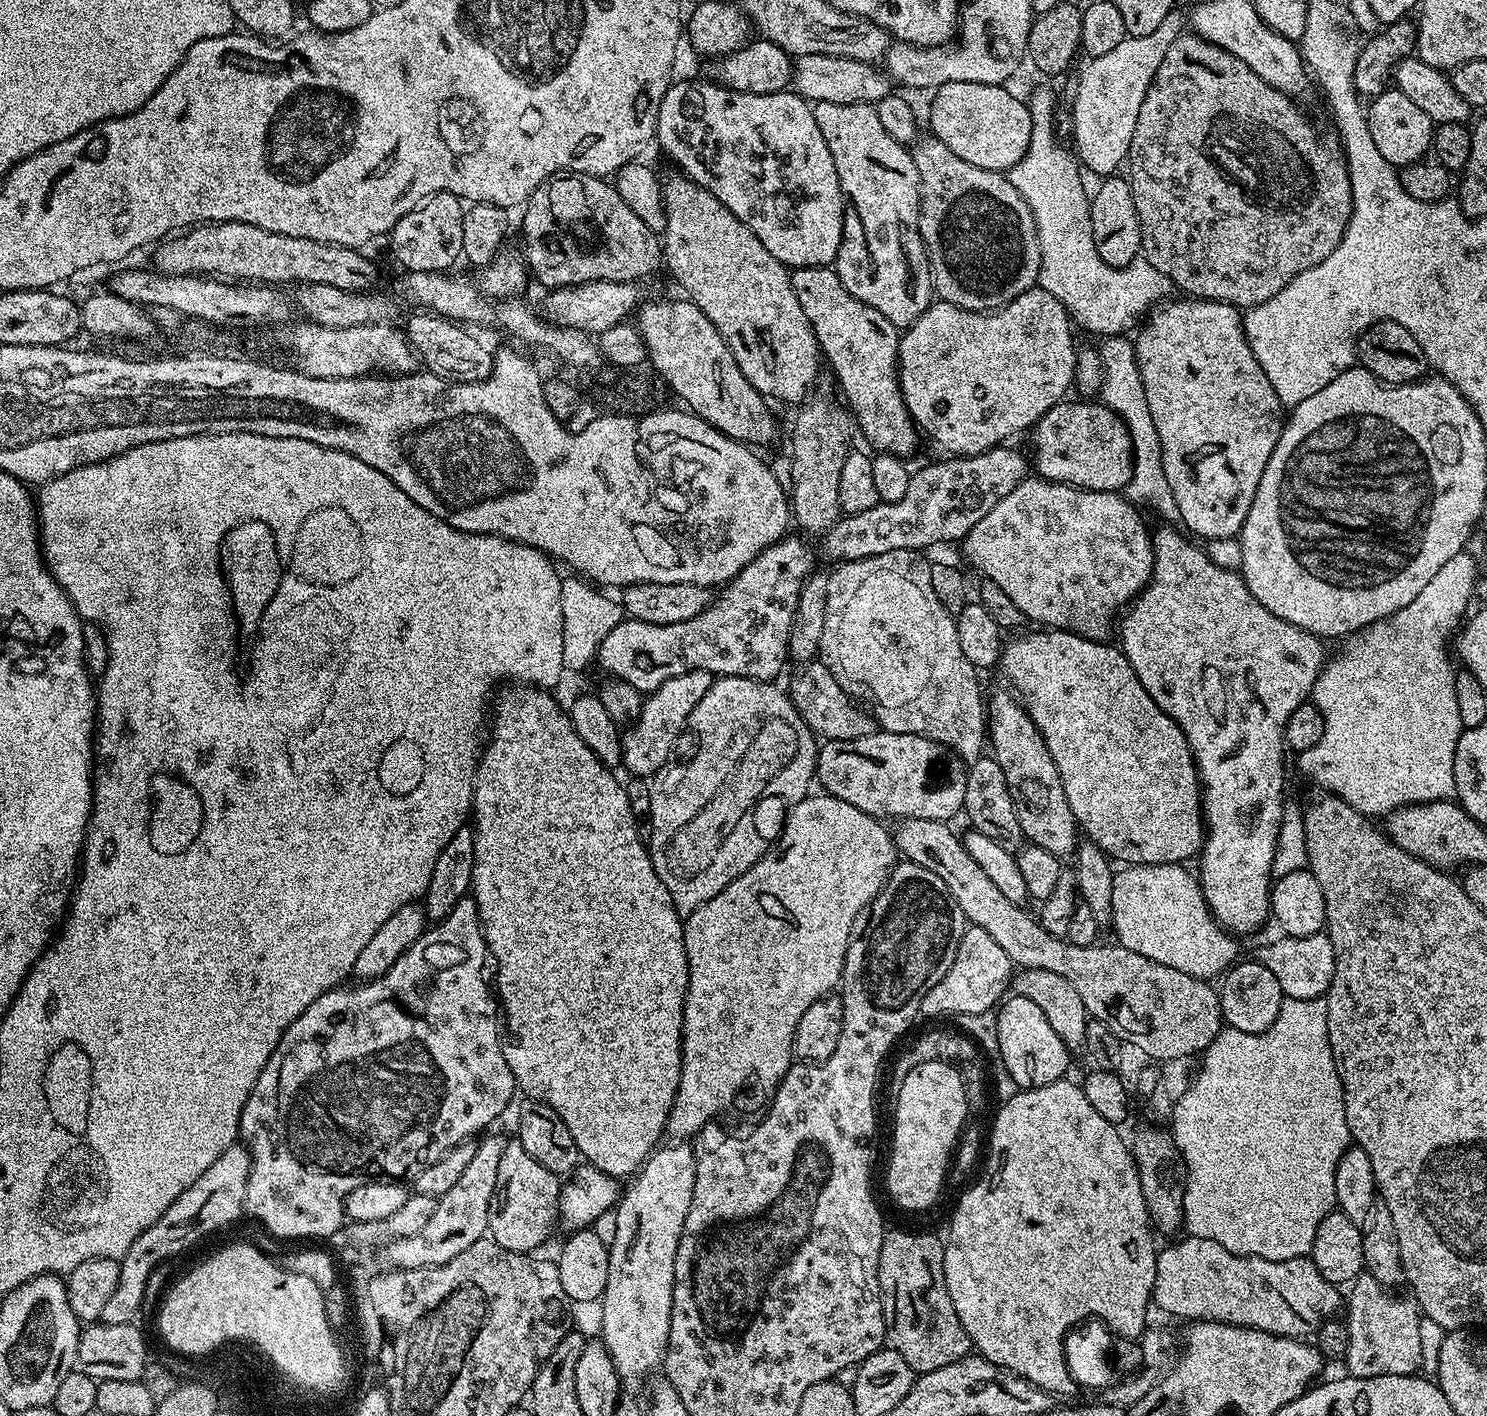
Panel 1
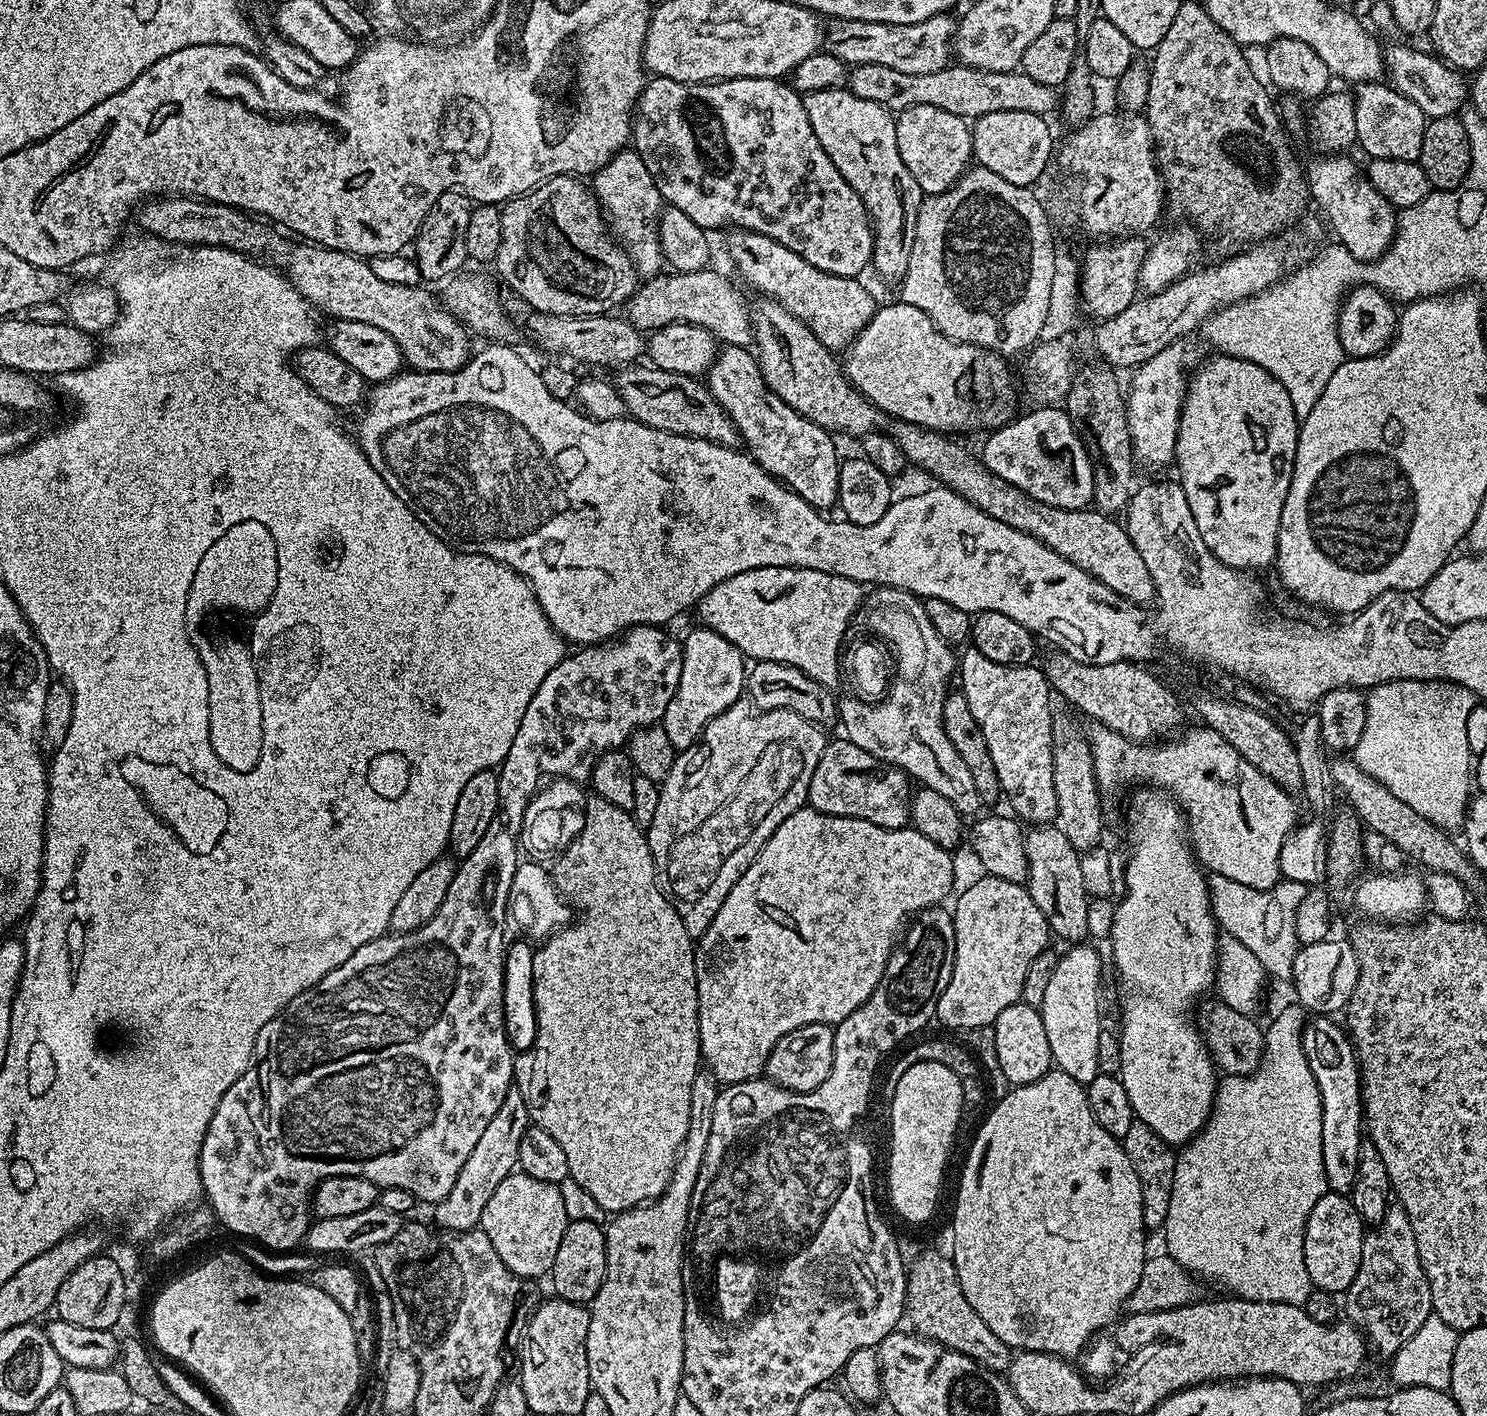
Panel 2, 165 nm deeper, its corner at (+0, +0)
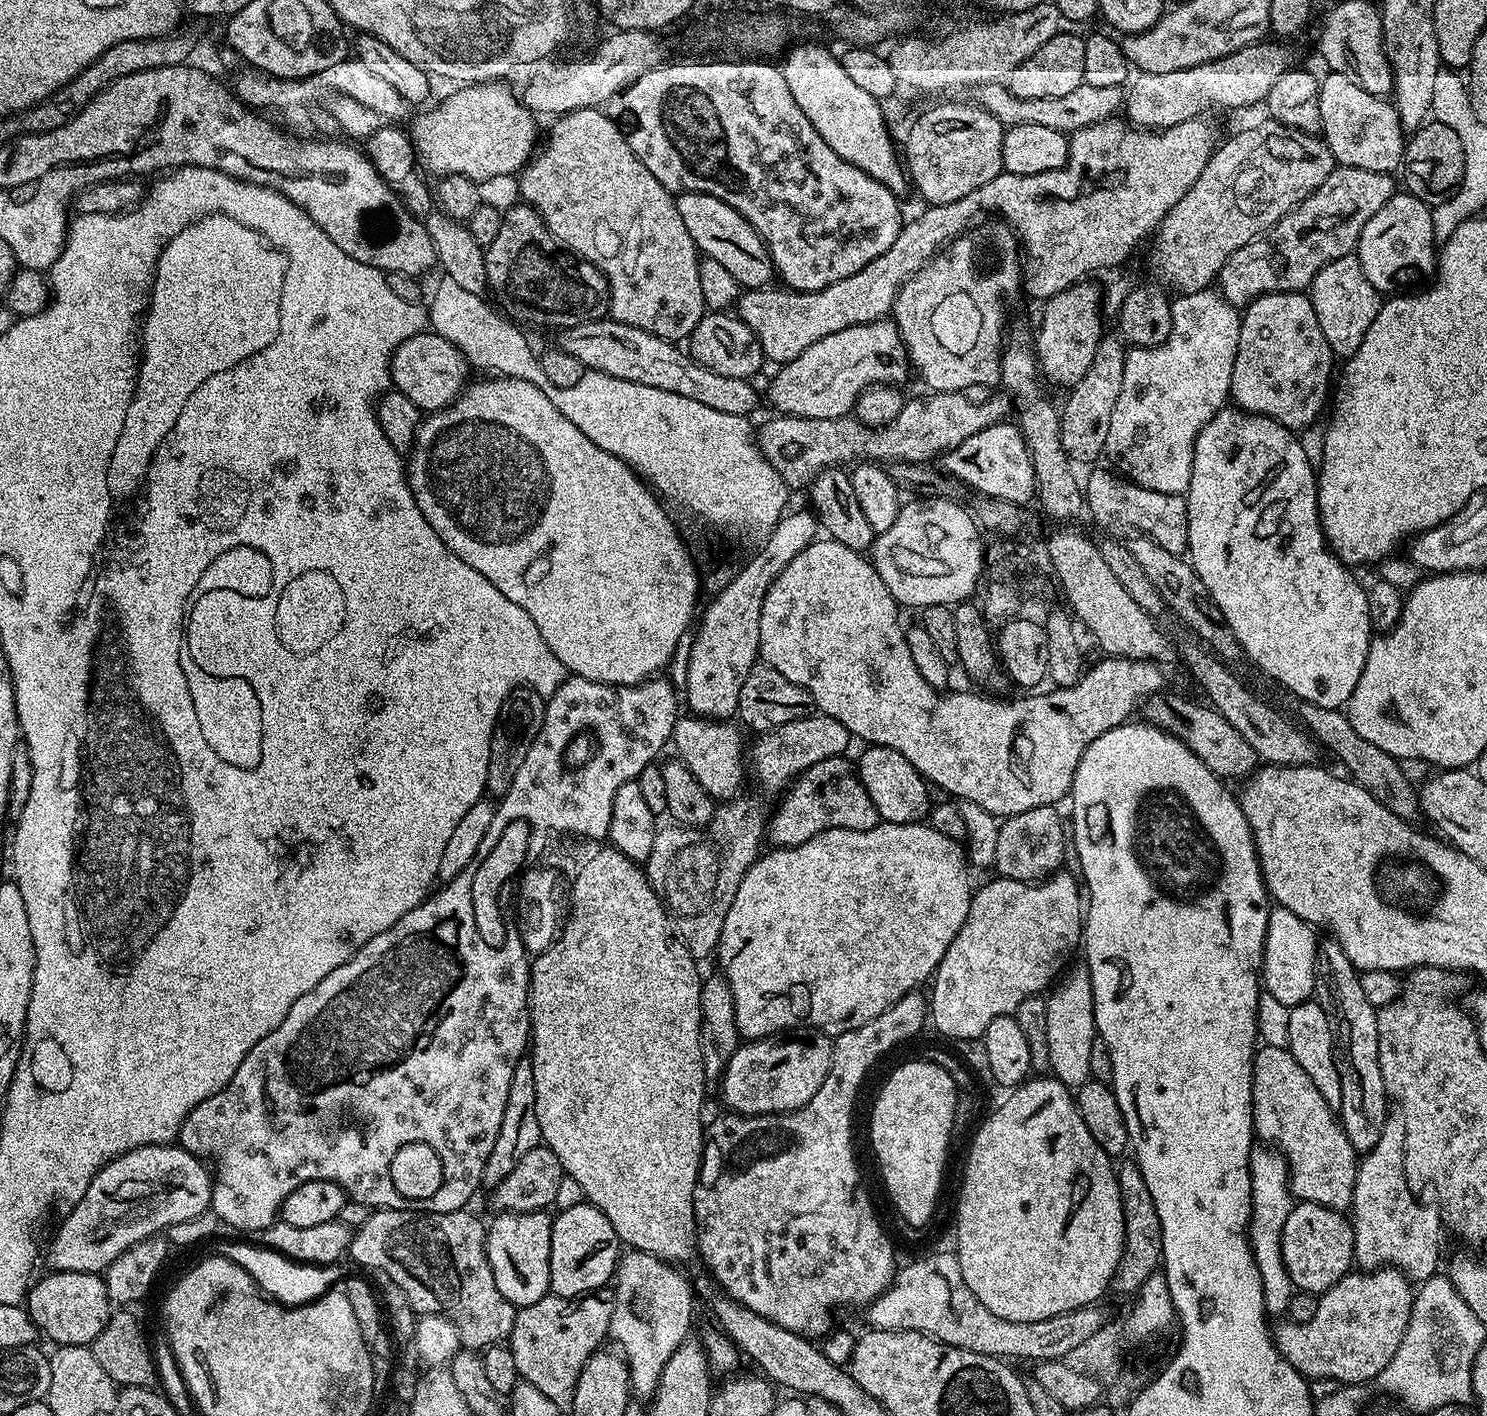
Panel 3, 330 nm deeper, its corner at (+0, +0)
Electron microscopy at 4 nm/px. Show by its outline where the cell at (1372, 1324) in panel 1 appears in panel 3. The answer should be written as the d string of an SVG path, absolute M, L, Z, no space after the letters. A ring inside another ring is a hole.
M1389 1118L1382 1126L1382 1138L1378 1138L1374 1150L1359 1159L1356 1170L1350 1219L1357 1269L1399 1268L1412 1282L1437 1275L1442 1221L1431 1203L1419 1204L1416 1200L1417 1193L1408 1185L1404 1169L1404 1122Z

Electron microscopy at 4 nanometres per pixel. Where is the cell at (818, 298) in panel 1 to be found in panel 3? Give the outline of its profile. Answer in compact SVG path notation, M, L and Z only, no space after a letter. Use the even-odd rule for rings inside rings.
M681 192L675 197L678 214L682 214L682 222L686 222L686 230L690 238L694 238L697 249L707 259L719 262L723 268L730 270L739 282L741 289L759 290L773 279L774 269L764 239L734 210L734 206L726 206L718 198L701 192Z

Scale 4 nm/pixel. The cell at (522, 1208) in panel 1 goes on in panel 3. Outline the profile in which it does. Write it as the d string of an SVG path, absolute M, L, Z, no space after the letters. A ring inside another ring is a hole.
M547 1211L543 1212L500 1212L493 1218L492 1224L487 1225L486 1250L488 1251L488 1261L490 1270L494 1270L494 1286L498 1286L498 1291L502 1298L506 1298L517 1309L530 1306L538 1302L550 1292L550 1236L552 1234L553 1217Z

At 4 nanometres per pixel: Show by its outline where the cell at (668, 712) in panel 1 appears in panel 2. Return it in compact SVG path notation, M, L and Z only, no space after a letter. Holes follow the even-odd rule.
M696 626L688 637L683 637L682 647L684 657L682 674L678 678L678 690L674 690L674 698L670 698L670 706L666 706L666 714L662 721L666 738L670 738L670 742L678 750L690 747L695 740L697 743L703 737L706 725L714 718L718 718L722 710L734 706L734 702L741 699L746 692L746 657L722 634L718 634L713 628Z

